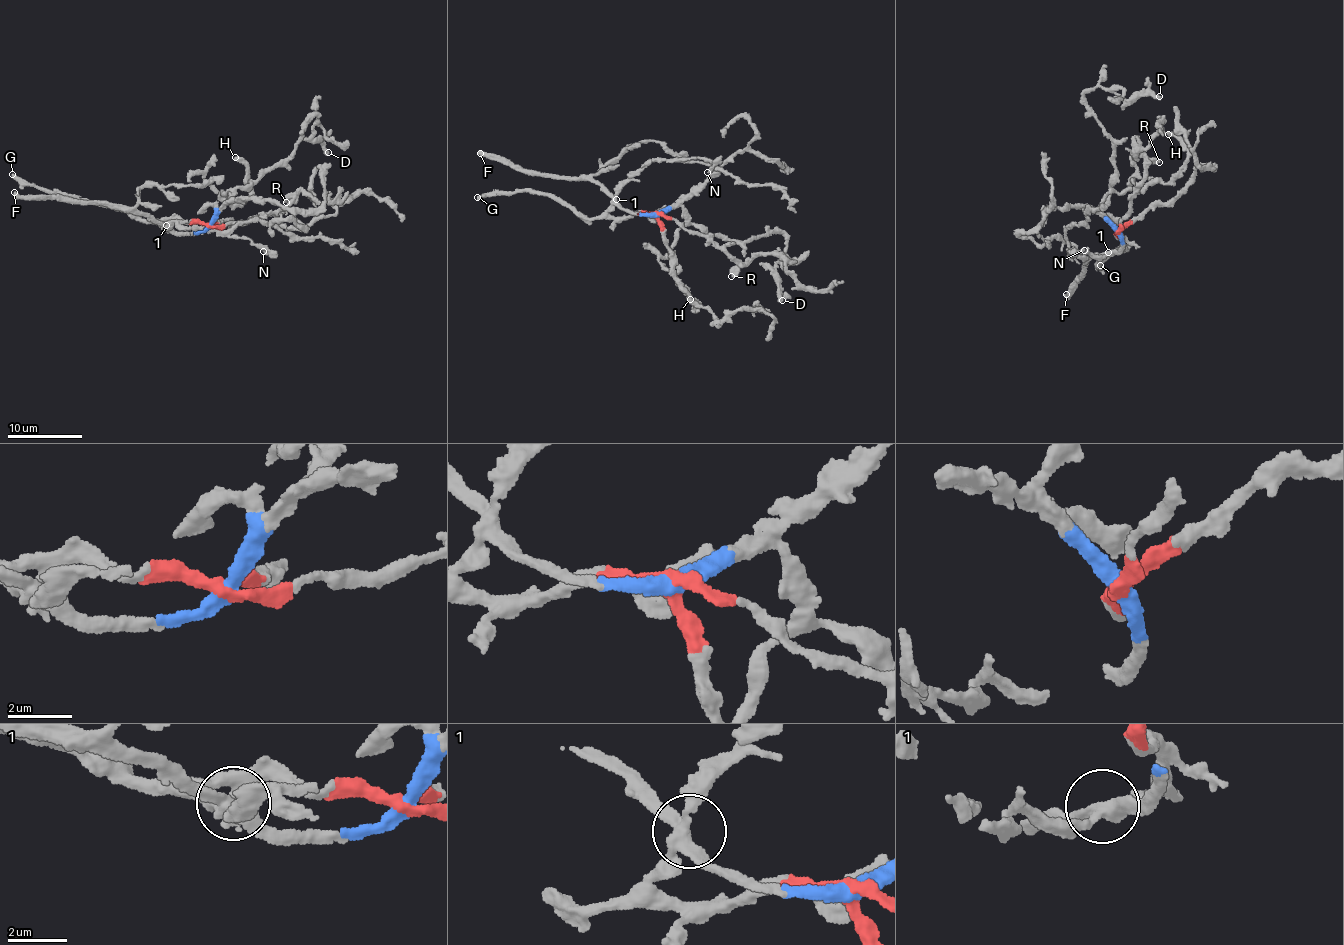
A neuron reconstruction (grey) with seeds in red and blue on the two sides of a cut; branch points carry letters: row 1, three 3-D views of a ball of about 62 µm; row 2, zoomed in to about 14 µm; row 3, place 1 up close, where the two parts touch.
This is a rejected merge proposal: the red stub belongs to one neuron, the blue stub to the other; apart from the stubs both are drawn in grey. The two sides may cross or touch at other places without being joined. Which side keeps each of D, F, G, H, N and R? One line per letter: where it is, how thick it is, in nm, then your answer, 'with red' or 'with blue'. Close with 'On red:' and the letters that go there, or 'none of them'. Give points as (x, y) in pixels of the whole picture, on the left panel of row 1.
D: at (328, 152); 400 nm thick; with blue
F: at (14, 192); 480 nm thick; with blue
G: at (12, 174); 400 nm thick; with red
H: at (235, 157); 360 nm thick; with blue
N: at (263, 251); 240 nm thick; with red
R: at (286, 202); 460 nm thick; with red
On red: G, N, R

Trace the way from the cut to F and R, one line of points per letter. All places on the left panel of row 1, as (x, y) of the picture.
F: (208, 224), (201, 230), (186, 233), (127, 208), (22, 197), (14, 192)
R: (208, 224), (227, 224), (263, 217), (283, 210), (292, 199), (286, 203)

